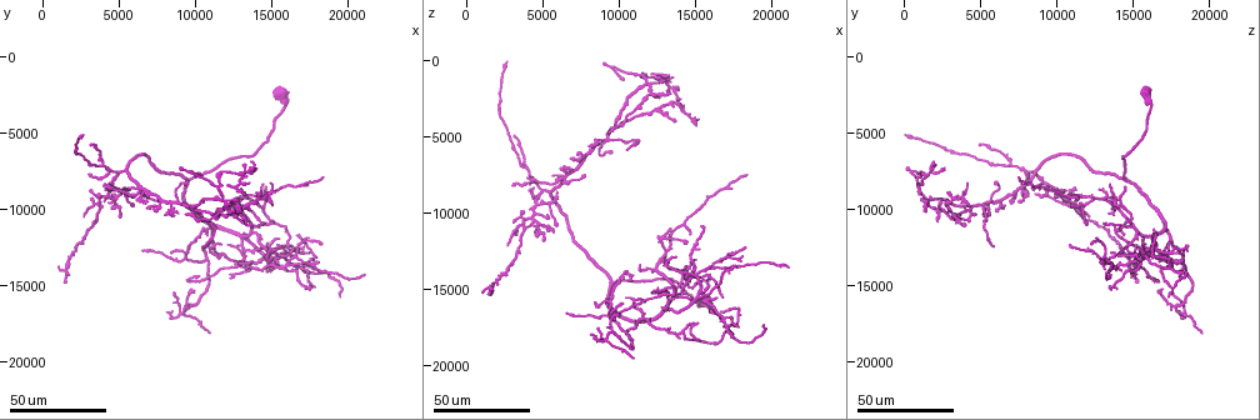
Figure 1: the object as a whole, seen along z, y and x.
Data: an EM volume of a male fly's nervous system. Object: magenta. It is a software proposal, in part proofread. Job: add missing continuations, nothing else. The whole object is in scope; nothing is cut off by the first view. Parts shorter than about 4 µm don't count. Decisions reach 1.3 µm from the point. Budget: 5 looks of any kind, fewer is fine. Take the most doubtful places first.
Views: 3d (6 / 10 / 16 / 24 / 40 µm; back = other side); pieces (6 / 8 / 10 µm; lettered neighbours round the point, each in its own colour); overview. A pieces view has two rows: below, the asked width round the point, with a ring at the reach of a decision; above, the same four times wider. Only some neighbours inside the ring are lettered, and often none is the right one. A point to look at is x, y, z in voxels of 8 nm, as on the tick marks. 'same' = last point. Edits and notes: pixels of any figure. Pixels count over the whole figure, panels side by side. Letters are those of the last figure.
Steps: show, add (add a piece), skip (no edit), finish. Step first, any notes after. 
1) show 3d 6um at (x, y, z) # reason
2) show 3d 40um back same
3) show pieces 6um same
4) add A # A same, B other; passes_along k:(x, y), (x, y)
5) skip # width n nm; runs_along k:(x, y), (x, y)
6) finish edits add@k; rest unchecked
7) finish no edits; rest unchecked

show 3d 24um at (16000, 11200, 14400) # tapers out

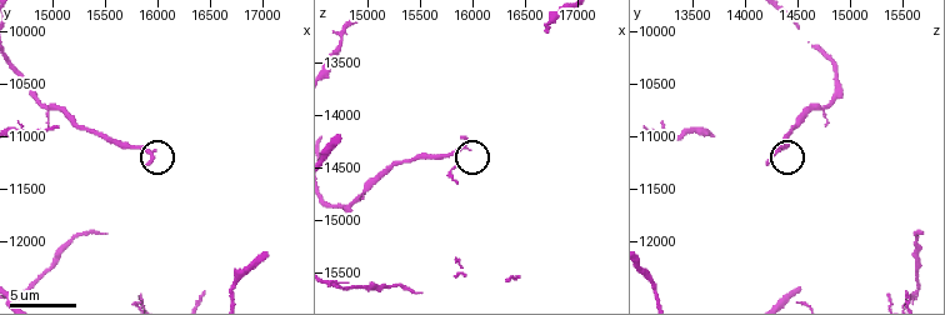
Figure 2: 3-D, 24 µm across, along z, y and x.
show pieces 10um at (15940, 11240, 14220) # see the neighbours

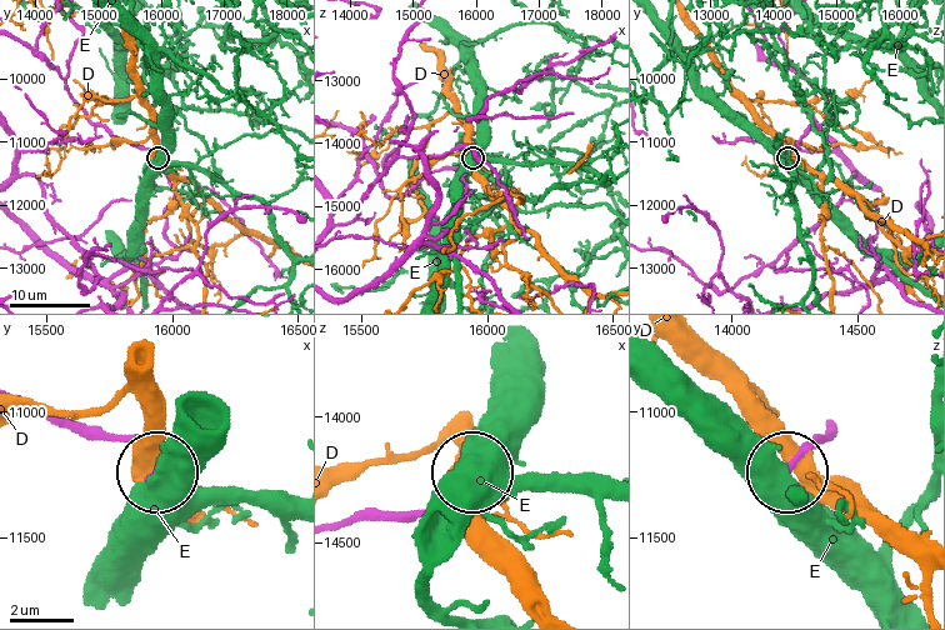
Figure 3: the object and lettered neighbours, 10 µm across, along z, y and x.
skip # D other, E other; no lettered piece goes on from it

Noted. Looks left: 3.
show 3d 40um at (15400, 12200, 11000) # branch stops here

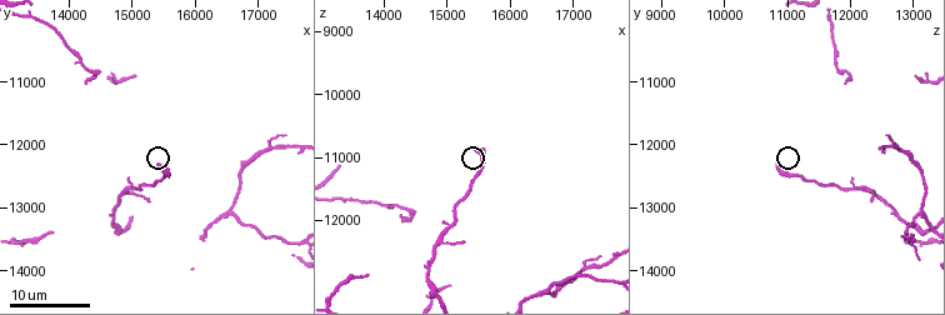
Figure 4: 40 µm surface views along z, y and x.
show pieces 8um at (15400, 12300, 10850) # see the neighbours

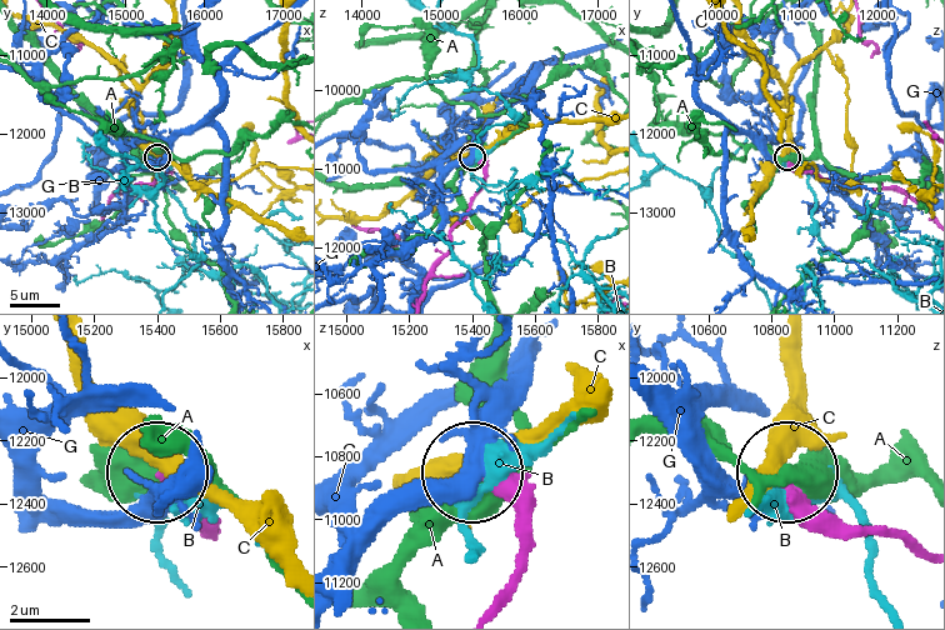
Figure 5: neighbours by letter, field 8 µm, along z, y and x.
skip # width 260 nm; A other, B other, C other, G other; no lettered piece goes on from it

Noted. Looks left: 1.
finish no edits; rest unchecked

